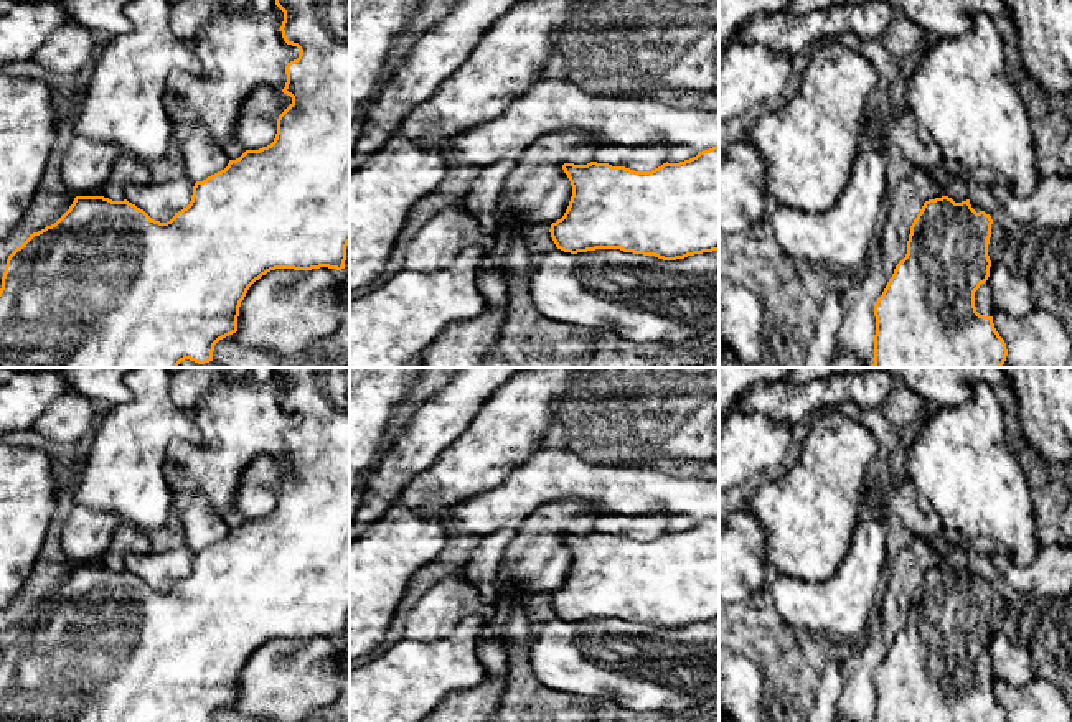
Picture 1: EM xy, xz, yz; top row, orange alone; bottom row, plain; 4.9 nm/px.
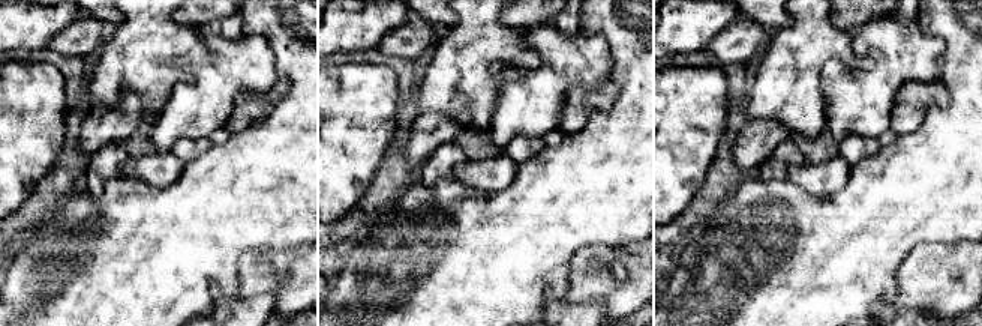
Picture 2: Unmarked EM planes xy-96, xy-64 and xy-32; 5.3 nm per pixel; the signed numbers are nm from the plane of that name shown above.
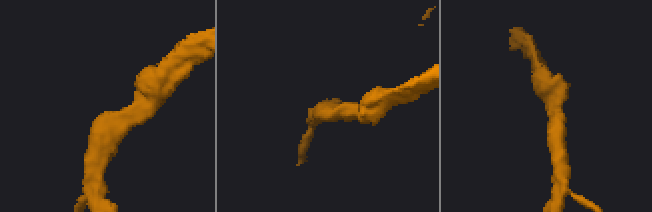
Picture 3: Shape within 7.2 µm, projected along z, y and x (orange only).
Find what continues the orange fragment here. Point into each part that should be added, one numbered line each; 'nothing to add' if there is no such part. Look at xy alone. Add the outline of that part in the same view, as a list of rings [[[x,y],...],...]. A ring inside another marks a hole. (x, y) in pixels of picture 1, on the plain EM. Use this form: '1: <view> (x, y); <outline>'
nothing to add

